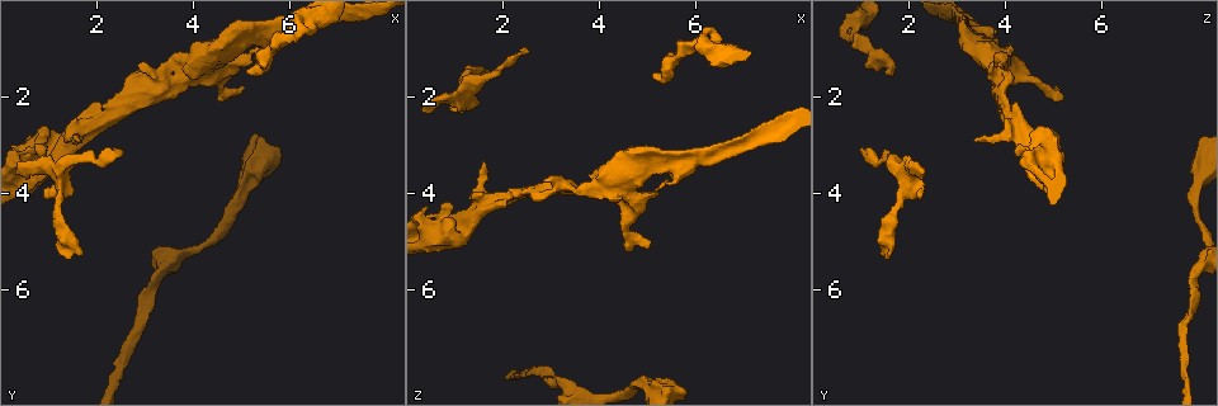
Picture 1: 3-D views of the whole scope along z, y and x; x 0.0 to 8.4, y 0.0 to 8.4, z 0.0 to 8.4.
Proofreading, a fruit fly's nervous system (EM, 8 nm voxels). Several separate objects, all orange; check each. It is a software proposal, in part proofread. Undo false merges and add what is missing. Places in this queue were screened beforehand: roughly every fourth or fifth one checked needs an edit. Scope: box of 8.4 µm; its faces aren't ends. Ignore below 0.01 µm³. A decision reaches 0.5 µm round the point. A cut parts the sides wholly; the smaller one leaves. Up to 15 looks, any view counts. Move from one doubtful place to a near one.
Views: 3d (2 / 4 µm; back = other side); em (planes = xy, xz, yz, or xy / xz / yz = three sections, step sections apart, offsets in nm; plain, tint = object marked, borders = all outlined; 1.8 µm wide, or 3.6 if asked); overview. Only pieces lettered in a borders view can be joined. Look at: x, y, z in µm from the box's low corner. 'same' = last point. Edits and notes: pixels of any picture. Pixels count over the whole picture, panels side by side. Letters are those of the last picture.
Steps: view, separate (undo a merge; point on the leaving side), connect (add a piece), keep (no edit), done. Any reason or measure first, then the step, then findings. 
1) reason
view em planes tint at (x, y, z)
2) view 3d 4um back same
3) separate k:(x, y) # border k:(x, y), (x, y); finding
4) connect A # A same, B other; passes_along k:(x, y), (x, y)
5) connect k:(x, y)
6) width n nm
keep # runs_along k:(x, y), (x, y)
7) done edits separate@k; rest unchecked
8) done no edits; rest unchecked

branch stops here
view 3d 4um at (2.60, 1.70, 4.05)

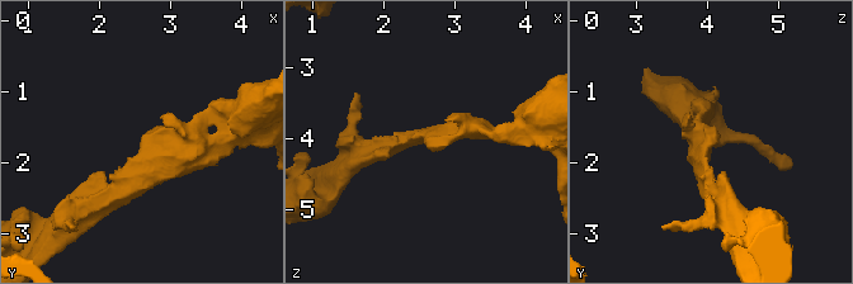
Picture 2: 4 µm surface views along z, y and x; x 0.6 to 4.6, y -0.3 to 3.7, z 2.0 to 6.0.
view em yz step 4 tint at (2.55, 1.70, 4.05)

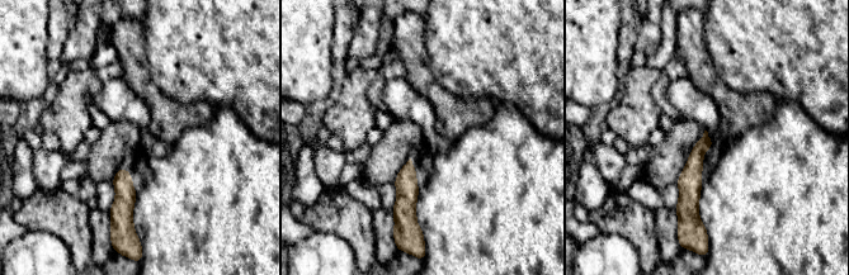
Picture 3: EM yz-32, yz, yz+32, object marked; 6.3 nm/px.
another direction
view em planes borders same

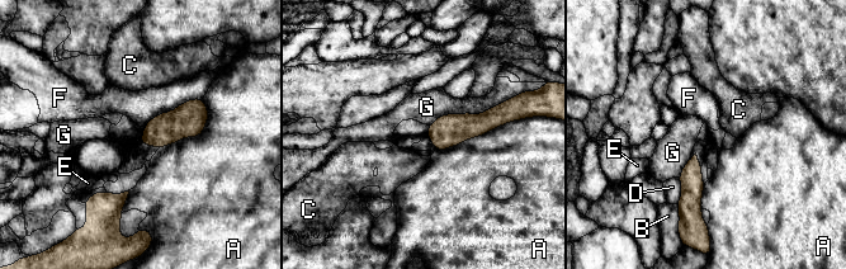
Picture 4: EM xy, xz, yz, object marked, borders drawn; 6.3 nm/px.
keep # A other, B other, C other, D other, E other, F other, G other; border 4:(201, 98), (159, 113), (145, 124); no lettered piece goes on from it

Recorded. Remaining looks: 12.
thick turns thin
view 3d 4um at (4.50, 1.25, 3.90)

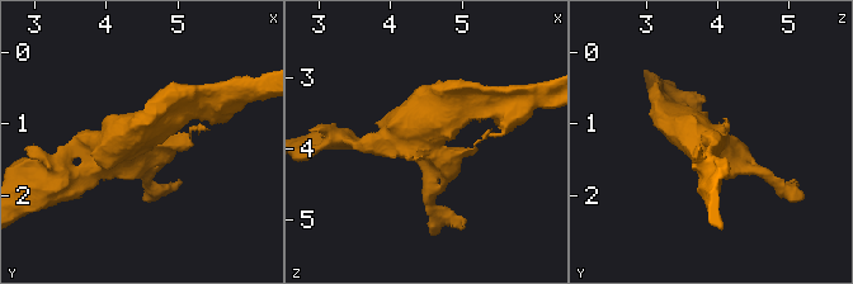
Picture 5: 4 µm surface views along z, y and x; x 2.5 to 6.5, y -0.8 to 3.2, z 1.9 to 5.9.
view em xy step 16 borders at (4.50, 1.25, 3.90)

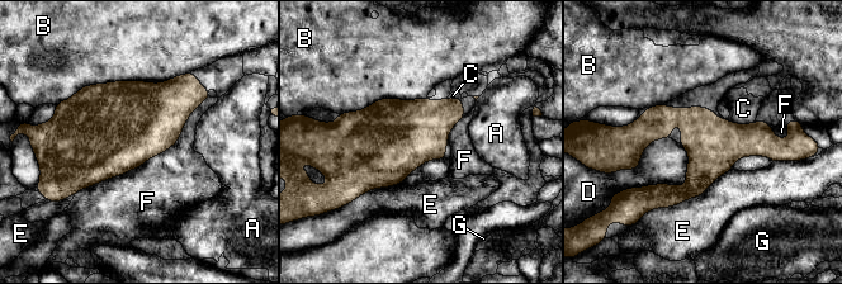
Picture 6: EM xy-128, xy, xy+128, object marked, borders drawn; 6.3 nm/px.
keep # A other, B other, C other, D other, E other, F other, G other; border 6:(209, 96), (168, 148), (75, 194); one neuron here

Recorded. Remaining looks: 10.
touches itself
view em planes borders at (0.75, 3.40, 4.90)

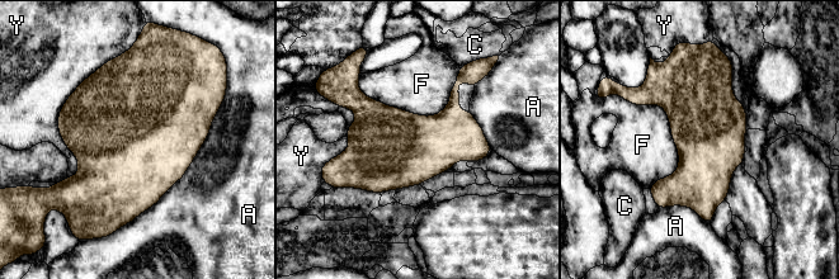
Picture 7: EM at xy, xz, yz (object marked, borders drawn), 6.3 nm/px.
width 480 nm; longest_contact A 950 nm
keep # A other, C other, F other, Y other; continuous, no second neuron

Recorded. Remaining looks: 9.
branch stops here
view 3d 2um at (5.05, 1.50, 1.50)

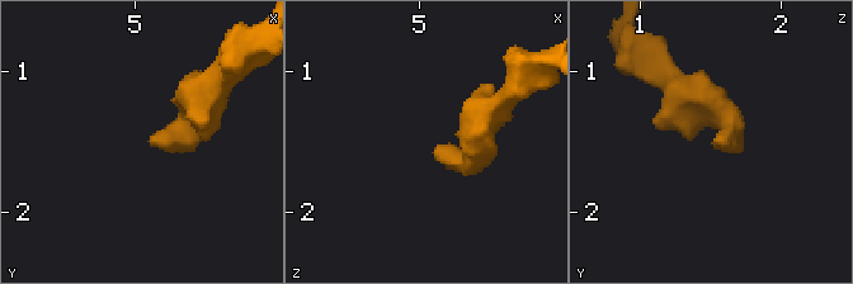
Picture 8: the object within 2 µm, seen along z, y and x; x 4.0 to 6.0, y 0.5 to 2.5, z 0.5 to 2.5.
view em xy step 4 tint at (5.10, 1.52, 1.58)

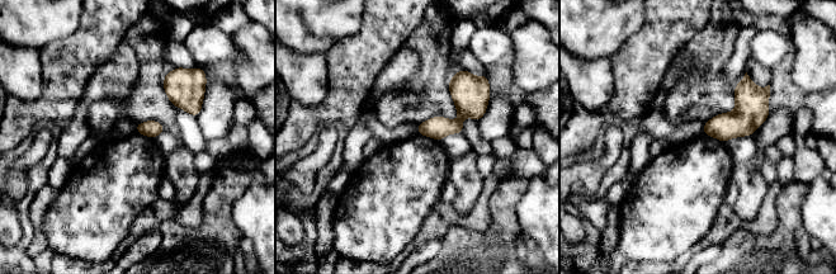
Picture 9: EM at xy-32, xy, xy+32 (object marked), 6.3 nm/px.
view em planes borders same

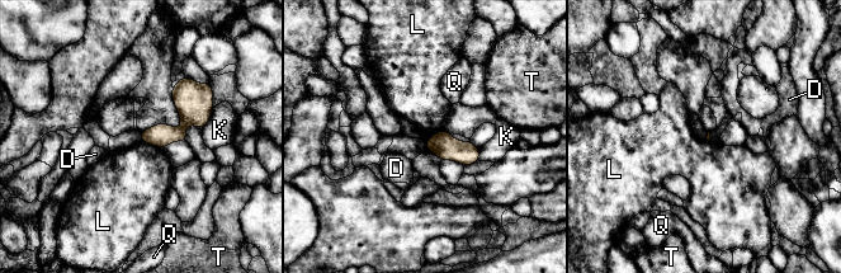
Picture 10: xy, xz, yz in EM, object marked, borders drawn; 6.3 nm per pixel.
keep # D other, K other, L other, Q other, T other; border 10:(141, 140), (162, 149); none of them fits

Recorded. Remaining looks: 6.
an open end
view em planes borders at (0.55, 3.70, 2.35)

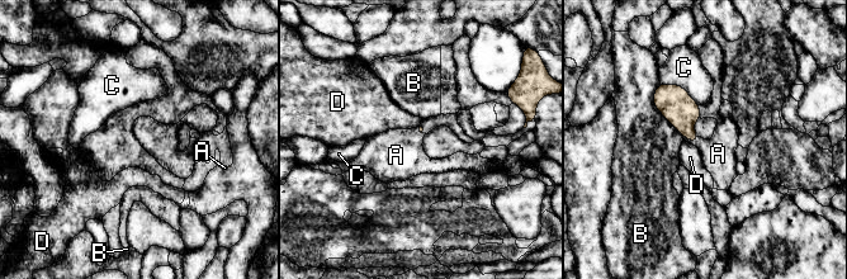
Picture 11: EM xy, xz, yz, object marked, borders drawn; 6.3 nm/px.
connect A # A same, B other, C other, D other; the neuron continues

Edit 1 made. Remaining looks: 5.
redraw
view overview

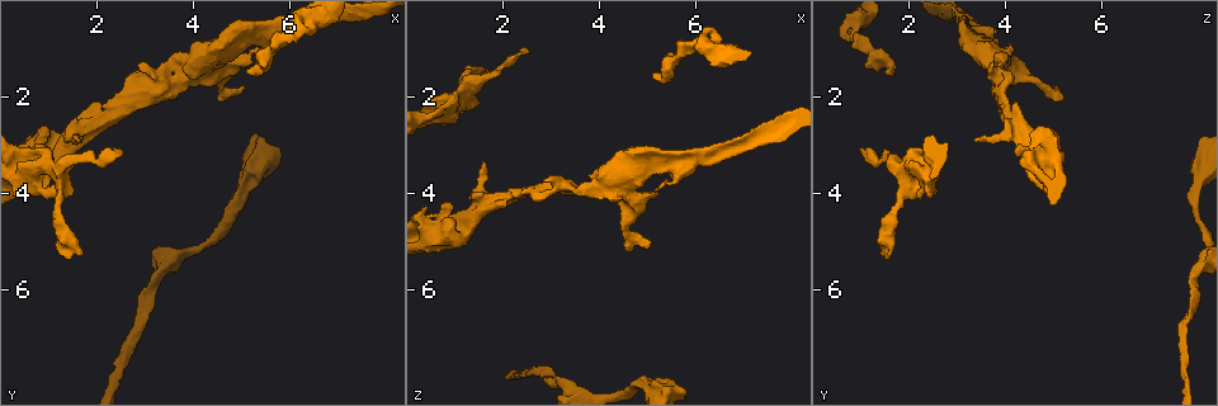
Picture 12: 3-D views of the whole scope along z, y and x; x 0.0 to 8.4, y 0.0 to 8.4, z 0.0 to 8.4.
an open end
view 3d 2um at (1.60, 5.25, 1.55)

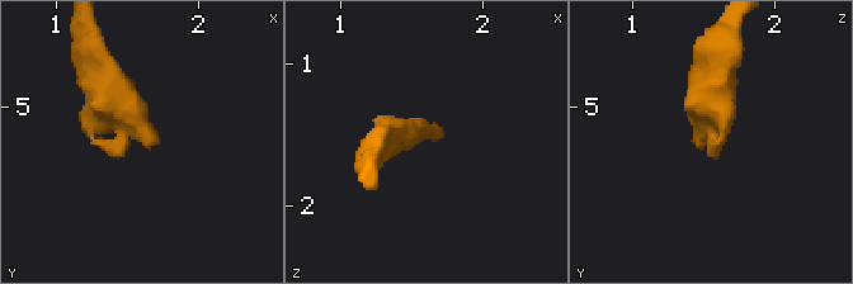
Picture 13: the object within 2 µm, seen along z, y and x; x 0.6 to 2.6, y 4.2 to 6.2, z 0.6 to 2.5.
view em yz step 8 borders at (1.64, 5.24, 1.56)

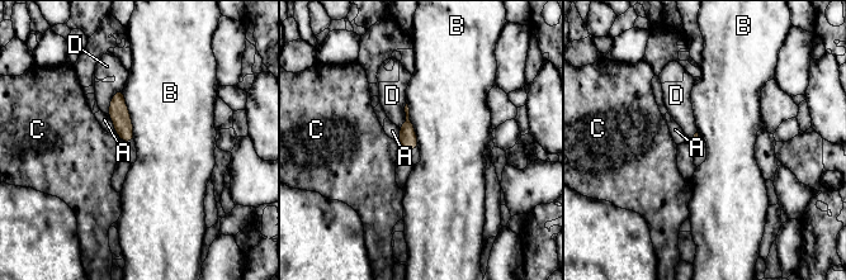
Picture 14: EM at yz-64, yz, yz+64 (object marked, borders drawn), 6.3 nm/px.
longest_contact B 340 nm
keep # A other, B other, C other, D other; no lettered piece goes on from it

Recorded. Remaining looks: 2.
done edits connect@11; rest unchecked

